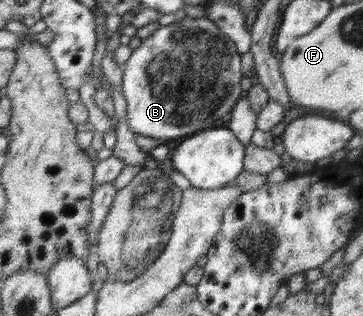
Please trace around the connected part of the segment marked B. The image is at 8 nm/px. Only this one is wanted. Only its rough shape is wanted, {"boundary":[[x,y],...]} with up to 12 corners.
{"boundary":[[206,18],[157,28],[123,64],[128,126],[212,129],[241,54]]}

